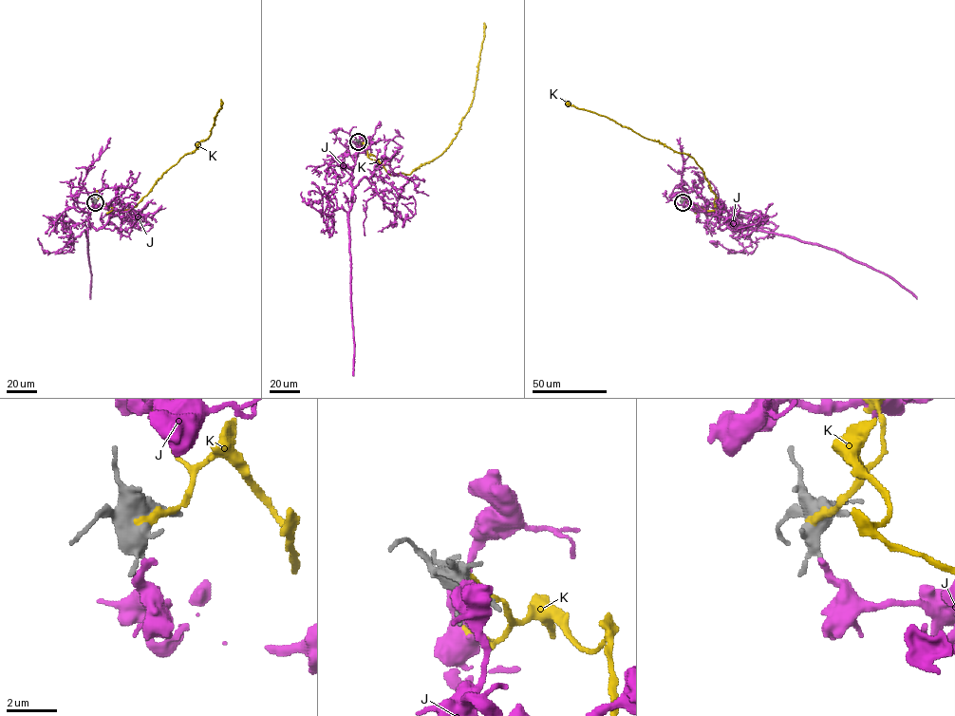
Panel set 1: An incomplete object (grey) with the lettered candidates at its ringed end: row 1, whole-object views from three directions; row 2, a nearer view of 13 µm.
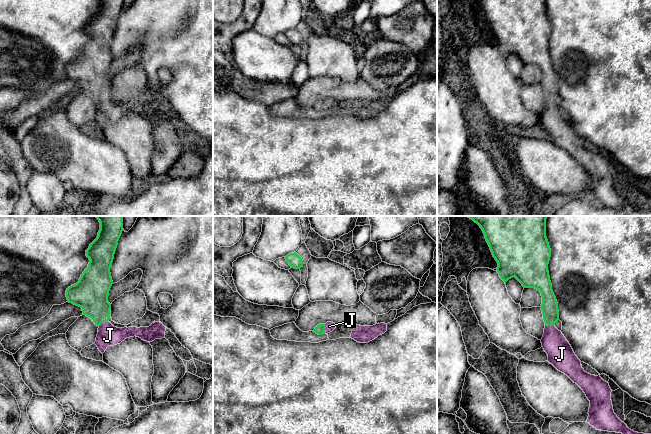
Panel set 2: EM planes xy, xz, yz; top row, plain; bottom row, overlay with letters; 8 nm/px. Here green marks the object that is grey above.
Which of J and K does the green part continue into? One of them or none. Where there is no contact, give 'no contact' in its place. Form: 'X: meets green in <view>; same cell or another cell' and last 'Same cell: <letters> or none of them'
J: meets green in xy; same cell
K: no contact; another cell
Same cell: J

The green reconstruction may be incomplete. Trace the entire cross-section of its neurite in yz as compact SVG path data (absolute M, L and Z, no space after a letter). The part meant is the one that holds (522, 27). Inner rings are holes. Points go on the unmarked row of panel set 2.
M546 0L478 1L498 39L497 48L505 60L515 53L524 64L540 67L545 98L542 123L548 131L548 138L576 159L590 177L586 198L597 206L622 209L628 216L651 216L651 210L634 208L617 193L609 159L600 151L584 147L571 121L555 103L559 87L548 47L551 25L546 13Z

